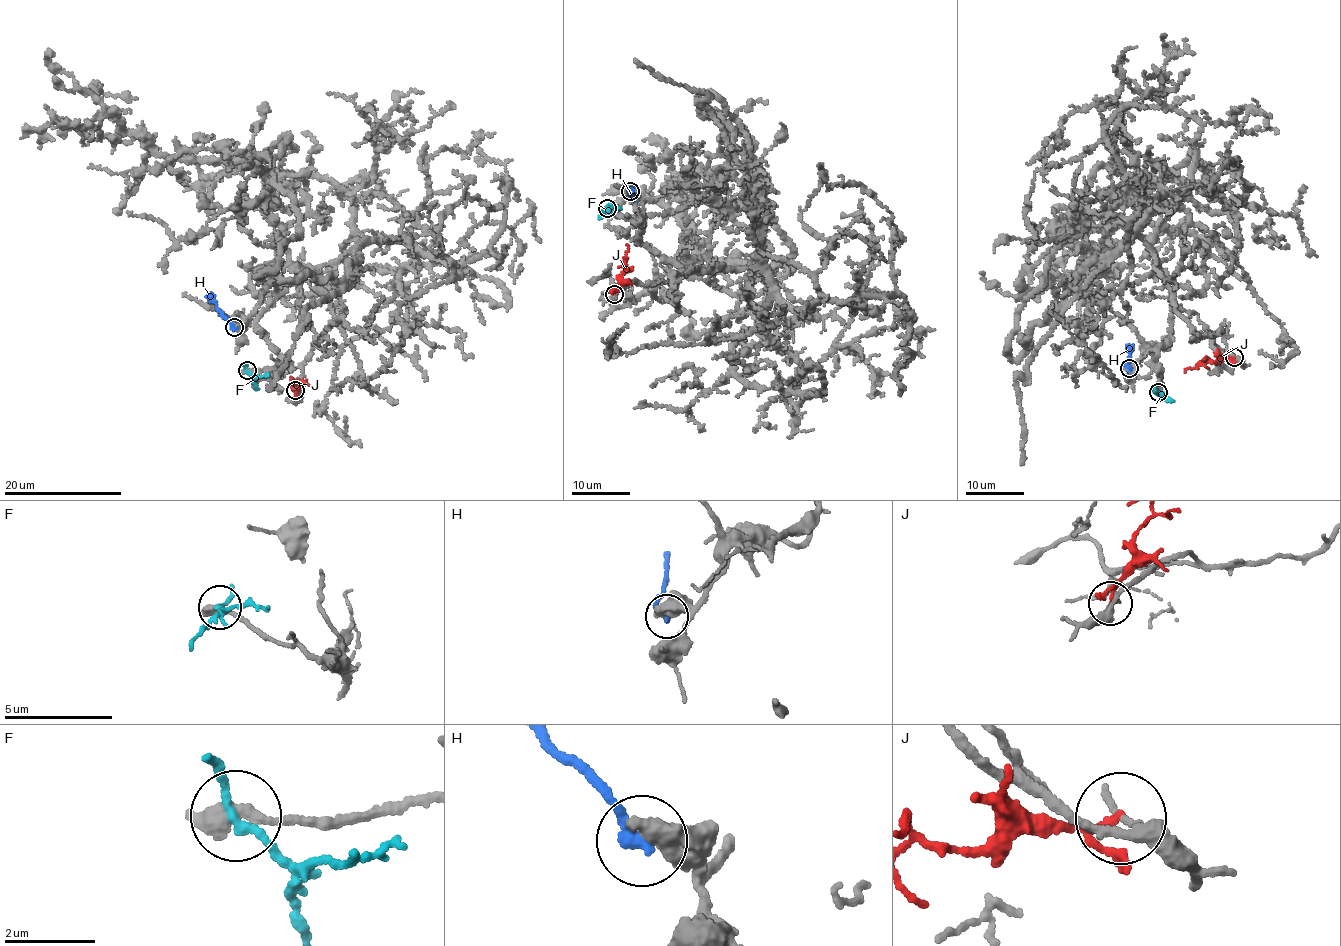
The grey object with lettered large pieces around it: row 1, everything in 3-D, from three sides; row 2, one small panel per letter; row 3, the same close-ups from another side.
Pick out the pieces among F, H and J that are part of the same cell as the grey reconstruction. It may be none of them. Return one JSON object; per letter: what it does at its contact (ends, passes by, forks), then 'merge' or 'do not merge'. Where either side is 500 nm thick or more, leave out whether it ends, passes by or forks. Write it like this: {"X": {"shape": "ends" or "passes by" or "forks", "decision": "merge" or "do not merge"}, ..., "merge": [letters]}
{"F": {"shape": "passes by", "decision": "do not merge"}, "H": {"decision": "do not merge"}, "J": {"shape": "passes by", "decision": "do not merge"}, "merge": []}

